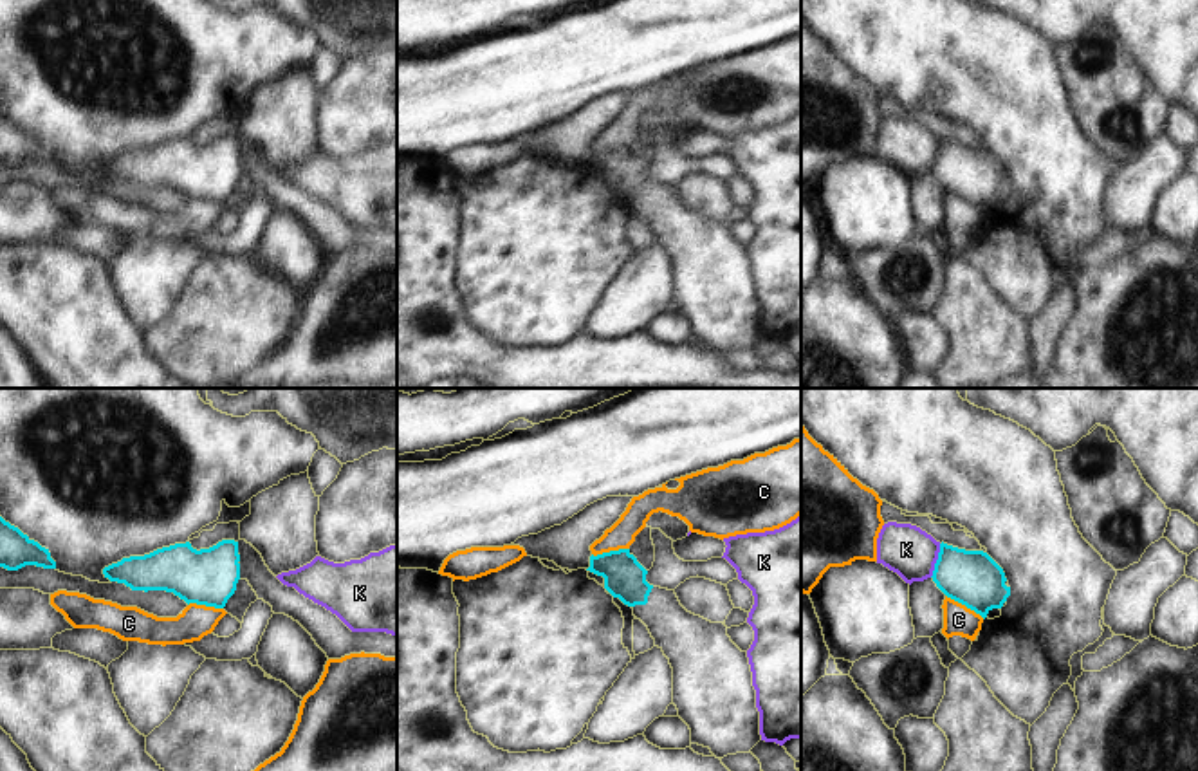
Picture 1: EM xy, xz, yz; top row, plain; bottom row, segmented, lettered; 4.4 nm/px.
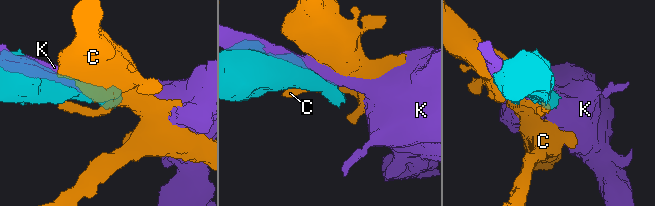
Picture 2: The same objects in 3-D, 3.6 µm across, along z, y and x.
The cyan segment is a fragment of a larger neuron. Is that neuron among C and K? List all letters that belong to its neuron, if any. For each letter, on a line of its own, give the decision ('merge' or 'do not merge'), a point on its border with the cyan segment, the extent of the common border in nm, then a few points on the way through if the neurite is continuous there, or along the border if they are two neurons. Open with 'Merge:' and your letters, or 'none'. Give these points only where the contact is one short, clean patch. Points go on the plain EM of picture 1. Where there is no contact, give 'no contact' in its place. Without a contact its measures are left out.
Merge: none
C: do not merge; contact yz (966, 201); length 200 nm; border yz (946, 190), (984, 213)
K: do not merge; contact yz (937, 156); length 160 nm

